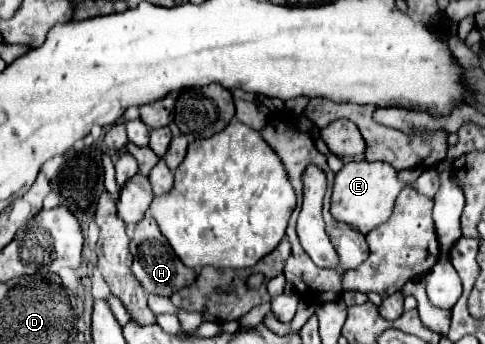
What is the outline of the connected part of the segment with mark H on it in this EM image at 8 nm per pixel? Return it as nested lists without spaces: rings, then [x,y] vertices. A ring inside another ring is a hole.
[[[145,216],[141,222],[137,222],[135,226],[135,234],[131,240],[131,254],[133,254],[133,274],[139,278],[141,286],[149,292],[149,294],[157,294],[157,296],[171,296],[173,292],[193,284],[193,280],[197,278],[197,272],[187,268],[171,250],[169,242],[165,240],[165,236],[159,232],[159,226],[155,224],[155,220],[151,216]]]

